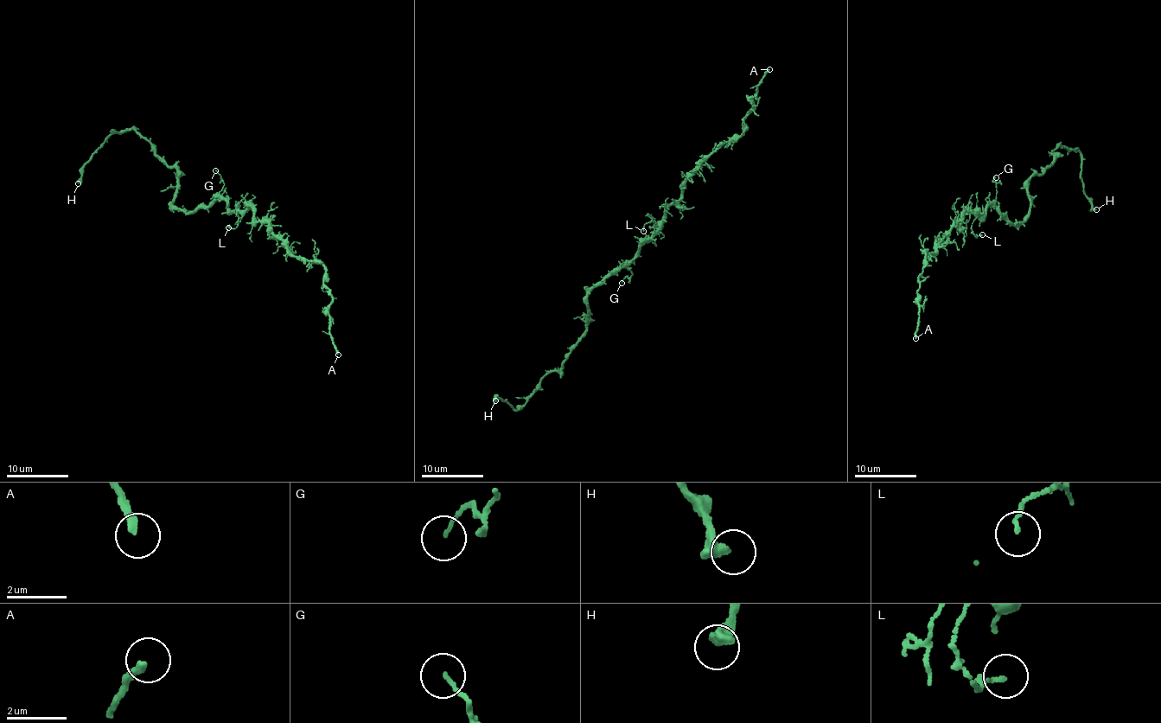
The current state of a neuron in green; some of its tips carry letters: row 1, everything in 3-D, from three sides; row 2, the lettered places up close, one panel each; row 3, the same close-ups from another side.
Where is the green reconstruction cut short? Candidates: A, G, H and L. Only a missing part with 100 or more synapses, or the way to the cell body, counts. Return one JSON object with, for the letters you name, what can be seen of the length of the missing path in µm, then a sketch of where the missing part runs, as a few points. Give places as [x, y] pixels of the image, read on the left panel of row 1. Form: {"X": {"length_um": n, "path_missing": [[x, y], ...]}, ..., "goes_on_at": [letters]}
{"A": {"length_um": 40, "path_missing": [[338, 355], [320, 377], [333, 409], [315, 390], [324, 398], [343, 368]]}, "goes_on_at": ["A"]}

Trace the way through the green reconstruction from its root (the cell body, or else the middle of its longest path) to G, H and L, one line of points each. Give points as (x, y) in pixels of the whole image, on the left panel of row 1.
G: (224, 200), (219, 193), (223, 188), (223, 179), (215, 170)
H: (224, 200), (188, 213), (172, 206), (176, 168), (156, 156), (153, 146), (132, 129), (105, 139), (78, 183)
L: (224, 200), (227, 208), (242, 216), (235, 227), (228, 227)

